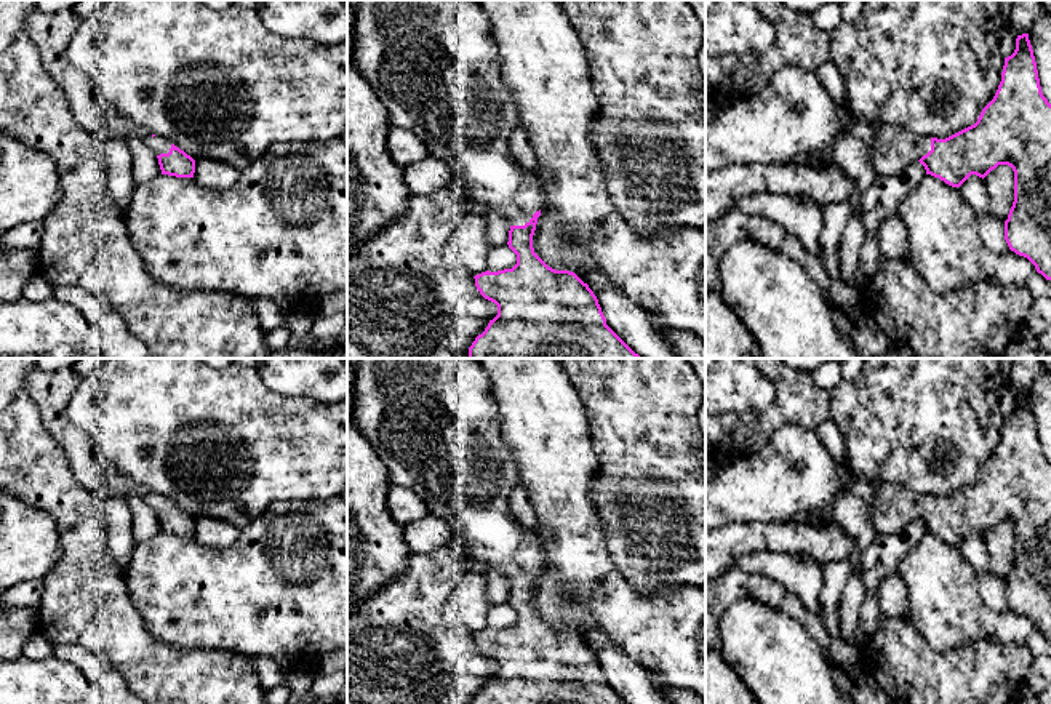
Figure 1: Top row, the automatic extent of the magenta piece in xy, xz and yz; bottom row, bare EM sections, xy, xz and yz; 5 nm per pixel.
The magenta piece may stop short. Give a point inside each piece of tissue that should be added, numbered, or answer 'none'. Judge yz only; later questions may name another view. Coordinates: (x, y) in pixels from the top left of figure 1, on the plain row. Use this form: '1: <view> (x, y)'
1: yz (895, 506)

